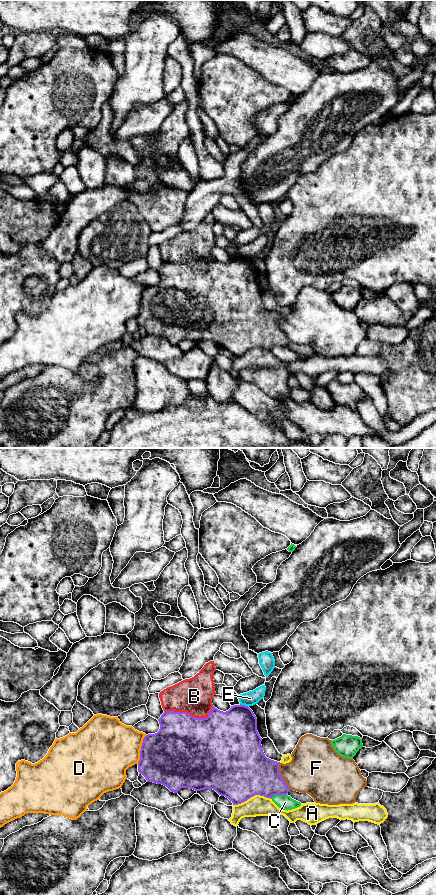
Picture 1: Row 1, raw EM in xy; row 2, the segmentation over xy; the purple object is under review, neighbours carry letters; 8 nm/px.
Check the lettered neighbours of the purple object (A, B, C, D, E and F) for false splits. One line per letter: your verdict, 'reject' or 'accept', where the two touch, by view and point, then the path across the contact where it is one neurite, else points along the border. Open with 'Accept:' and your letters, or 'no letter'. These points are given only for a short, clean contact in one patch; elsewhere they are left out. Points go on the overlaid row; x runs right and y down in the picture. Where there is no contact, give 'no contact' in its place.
Accept: no letter
A: reject | xy (251, 796)
B: reject | xy (190, 715)
C: reject | xy (278, 794)
D: reject | xy (141, 749)
E: reject | xy (244, 705) | along xy (240, 703), (247, 706)
F: reject | xy (280, 776)

